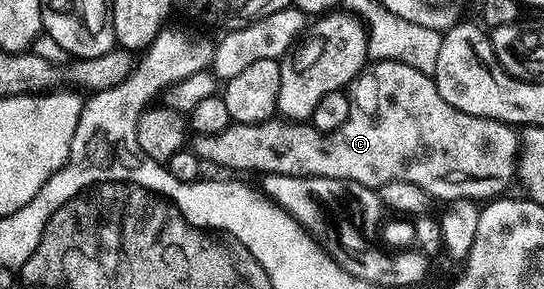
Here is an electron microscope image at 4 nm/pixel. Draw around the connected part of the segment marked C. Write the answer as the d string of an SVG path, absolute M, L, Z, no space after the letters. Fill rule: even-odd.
M375 61L367 64L364 72L354 78L348 89L348 96L350 98L348 119L344 123L344 127L340 127L334 133L321 133L320 131L316 131L313 125L309 123L289 123L284 119L271 119L264 123L252 123L251 125L236 125L232 123L229 128L218 133L216 136L195 136L192 141L192 148L194 152L202 158L203 162L210 164L211 161L212 164L219 165L222 169L239 169L242 173L258 173L257 175L279 173L280 175L288 175L289 177L344 179L352 183L367 185L367 187L375 191L384 183L392 183L393 181L416 183L416 187L424 187L424 191L429 193L431 198L438 200L439 197L442 203L449 203L451 201L485 203L491 199L501 198L503 194L509 190L506 188L508 188L513 181L515 184L518 161L520 158L520 137L516 132L515 126L505 125L502 121L493 121L487 117L468 115L464 111L452 107L452 103L447 103L440 95L440 91L436 87L436 83L431 74L416 71L416 67L408 67L408 63L400 63L399 61Z

